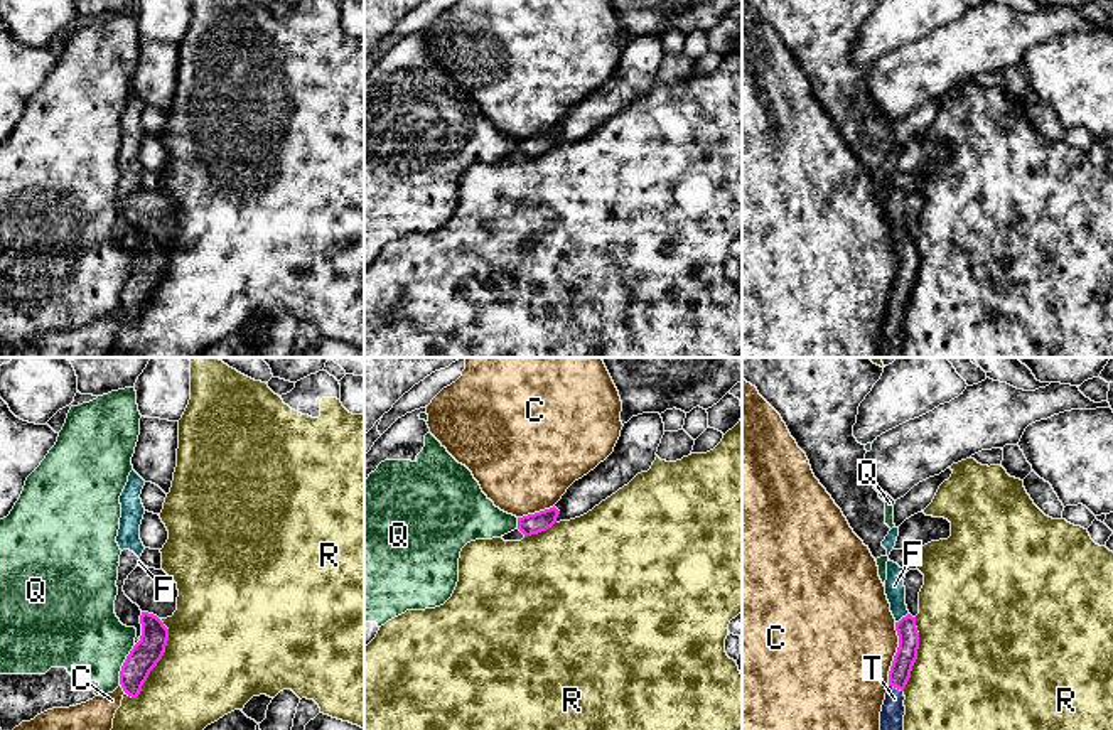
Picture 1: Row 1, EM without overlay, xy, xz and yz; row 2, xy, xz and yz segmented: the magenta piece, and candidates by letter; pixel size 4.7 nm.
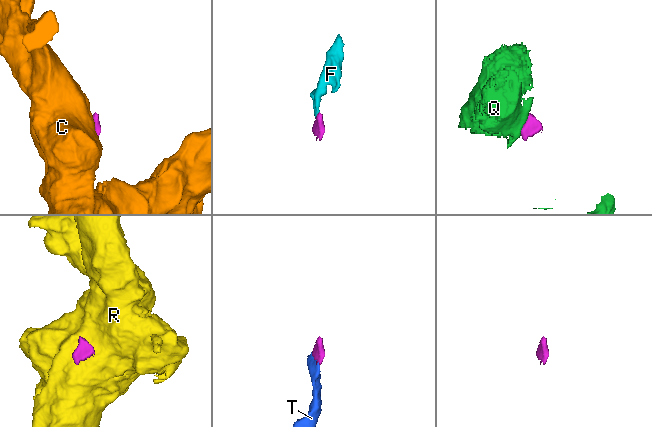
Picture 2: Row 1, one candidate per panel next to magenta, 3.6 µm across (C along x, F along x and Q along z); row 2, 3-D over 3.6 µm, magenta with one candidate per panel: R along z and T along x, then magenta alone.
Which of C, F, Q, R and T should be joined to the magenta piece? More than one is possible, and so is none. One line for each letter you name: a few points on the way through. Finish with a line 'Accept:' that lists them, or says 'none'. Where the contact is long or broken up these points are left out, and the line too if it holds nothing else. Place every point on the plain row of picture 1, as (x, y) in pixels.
F: Path across: yz (906, 277), (903, 240), (894, 208)
T: Path across: yz (906, 277), (896, 309), (892, 334)
Accept: F, T

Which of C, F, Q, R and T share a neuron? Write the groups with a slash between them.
C / F T / Q / R

